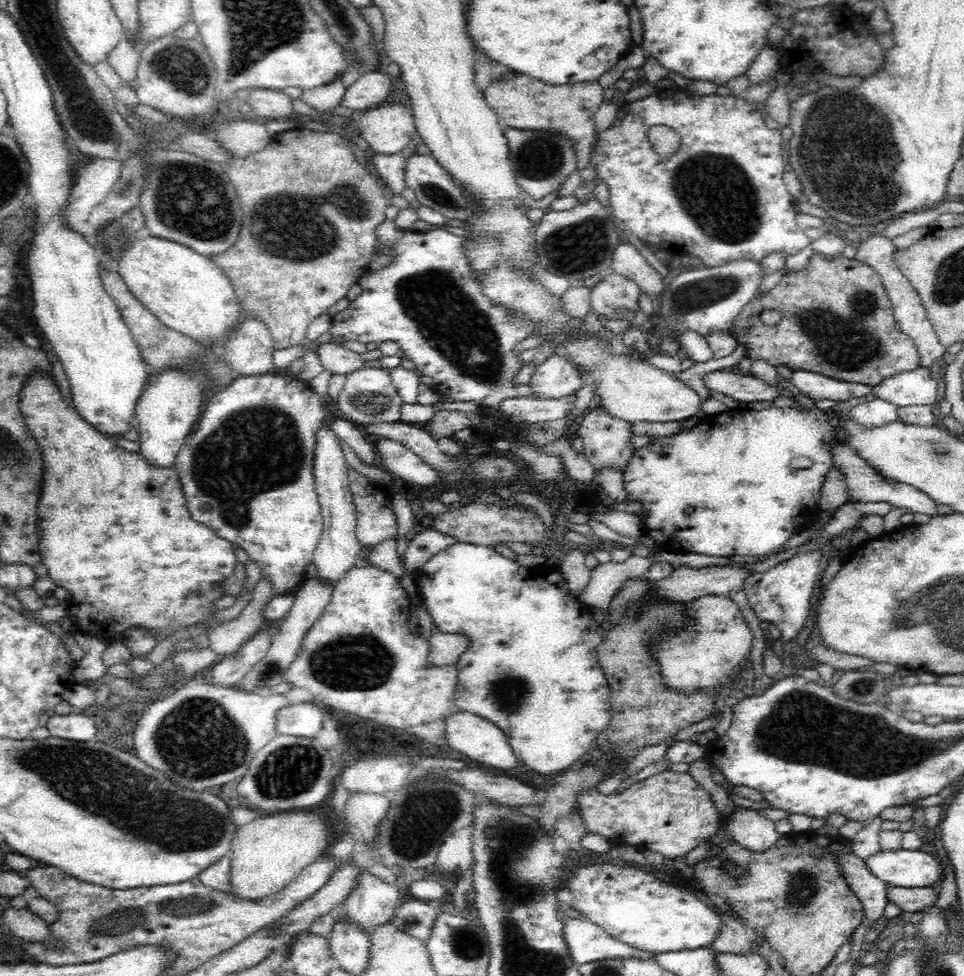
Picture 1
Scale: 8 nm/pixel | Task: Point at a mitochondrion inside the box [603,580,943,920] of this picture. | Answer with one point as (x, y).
(802, 888)

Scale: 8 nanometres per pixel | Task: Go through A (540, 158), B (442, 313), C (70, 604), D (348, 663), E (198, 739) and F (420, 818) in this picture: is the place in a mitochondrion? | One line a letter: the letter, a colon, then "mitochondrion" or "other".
A: mitochondrion
B: mitochondrion
C: other
D: mitochondrion
E: mitochondrion
F: mitochondrion

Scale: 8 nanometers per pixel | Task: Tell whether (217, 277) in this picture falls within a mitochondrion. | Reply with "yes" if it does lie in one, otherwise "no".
no

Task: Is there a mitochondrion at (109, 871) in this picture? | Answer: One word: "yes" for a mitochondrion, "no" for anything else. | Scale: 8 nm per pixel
no

